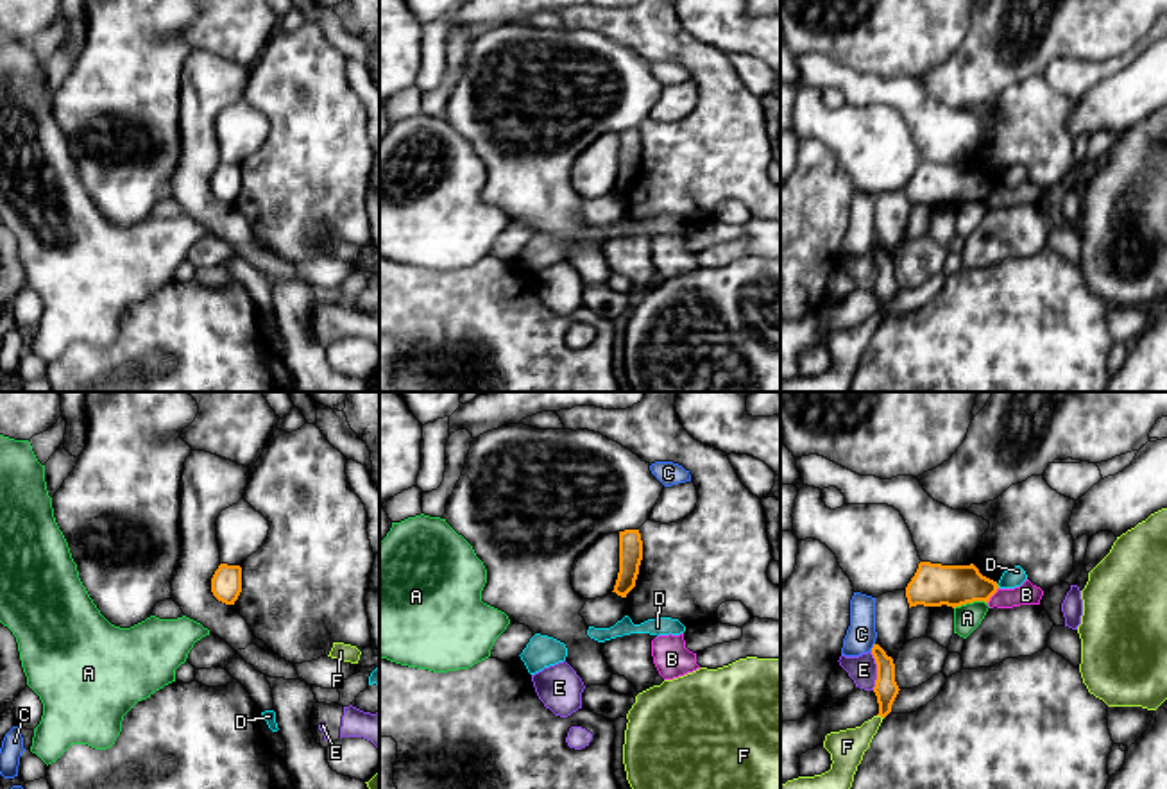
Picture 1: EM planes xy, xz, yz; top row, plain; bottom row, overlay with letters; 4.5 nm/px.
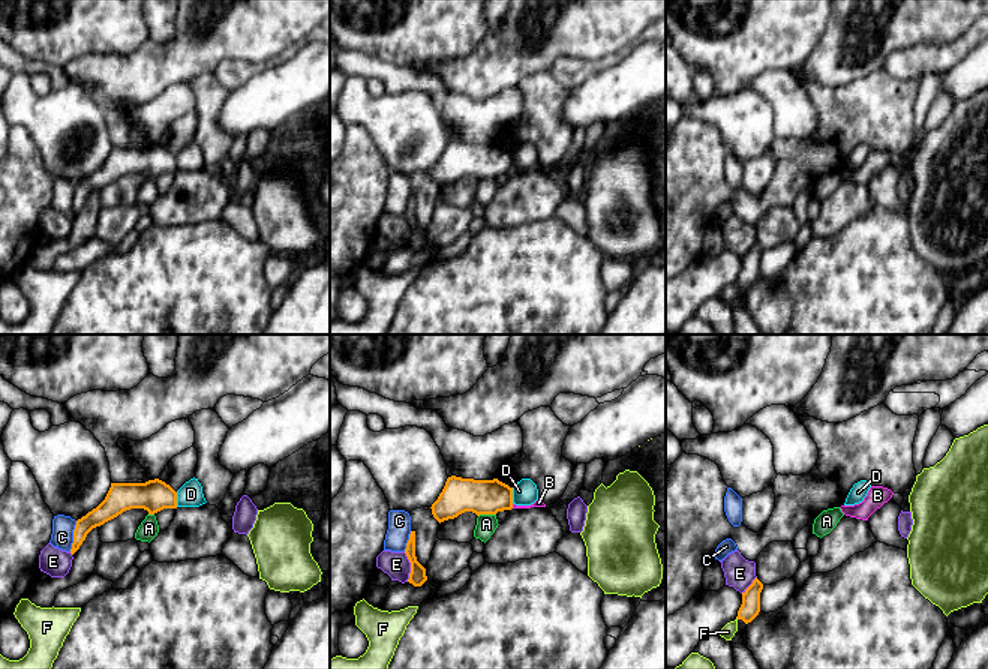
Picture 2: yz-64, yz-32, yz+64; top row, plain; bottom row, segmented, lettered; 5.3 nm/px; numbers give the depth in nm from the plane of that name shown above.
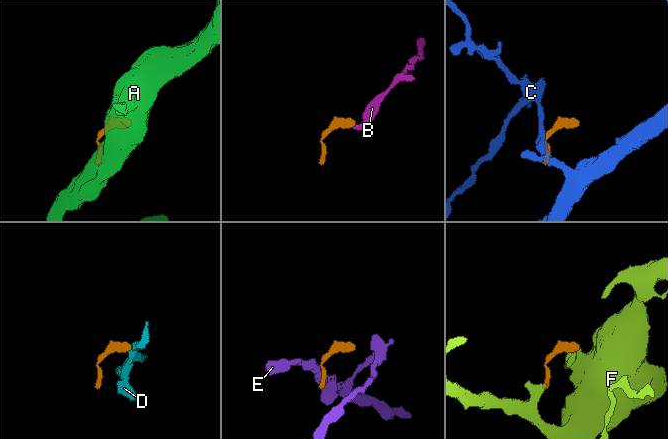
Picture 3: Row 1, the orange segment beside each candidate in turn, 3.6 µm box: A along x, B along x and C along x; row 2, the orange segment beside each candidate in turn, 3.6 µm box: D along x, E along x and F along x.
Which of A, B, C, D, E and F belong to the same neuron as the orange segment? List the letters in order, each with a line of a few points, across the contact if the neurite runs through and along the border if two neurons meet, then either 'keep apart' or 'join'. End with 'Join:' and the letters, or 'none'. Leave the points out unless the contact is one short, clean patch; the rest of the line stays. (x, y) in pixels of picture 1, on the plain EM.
A: yz (987, 201), (967, 201), (954, 208) | keep apart
B: yz (997, 186), (987, 201) | keep apart
C: yz (874, 242), (870, 249) | keep apart
D: keep apart
E: yz (870, 251), (876, 262), (874, 288) | keep apart
F: yz (877, 313), (883, 317) | keep apart
Join: none

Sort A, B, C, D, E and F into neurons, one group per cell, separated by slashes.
A / B / C / D / E / F

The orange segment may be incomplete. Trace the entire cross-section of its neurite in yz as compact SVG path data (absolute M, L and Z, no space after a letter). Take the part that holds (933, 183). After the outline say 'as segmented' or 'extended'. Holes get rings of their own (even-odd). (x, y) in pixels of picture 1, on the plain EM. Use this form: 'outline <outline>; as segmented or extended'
outline M920 161L915 175L906 186L906 197L911 206L961 206L974 200L988 202L997 191L997 181L983 175L970 165L941 165Z; as segmented

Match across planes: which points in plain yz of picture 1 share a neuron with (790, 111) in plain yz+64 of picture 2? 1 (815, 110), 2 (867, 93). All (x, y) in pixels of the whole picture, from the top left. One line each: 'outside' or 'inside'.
1: outside
2: inside

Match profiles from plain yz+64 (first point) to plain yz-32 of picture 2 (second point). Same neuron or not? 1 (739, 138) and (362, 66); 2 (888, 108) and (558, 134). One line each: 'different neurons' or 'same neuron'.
1: different neurons
2: same neuron

